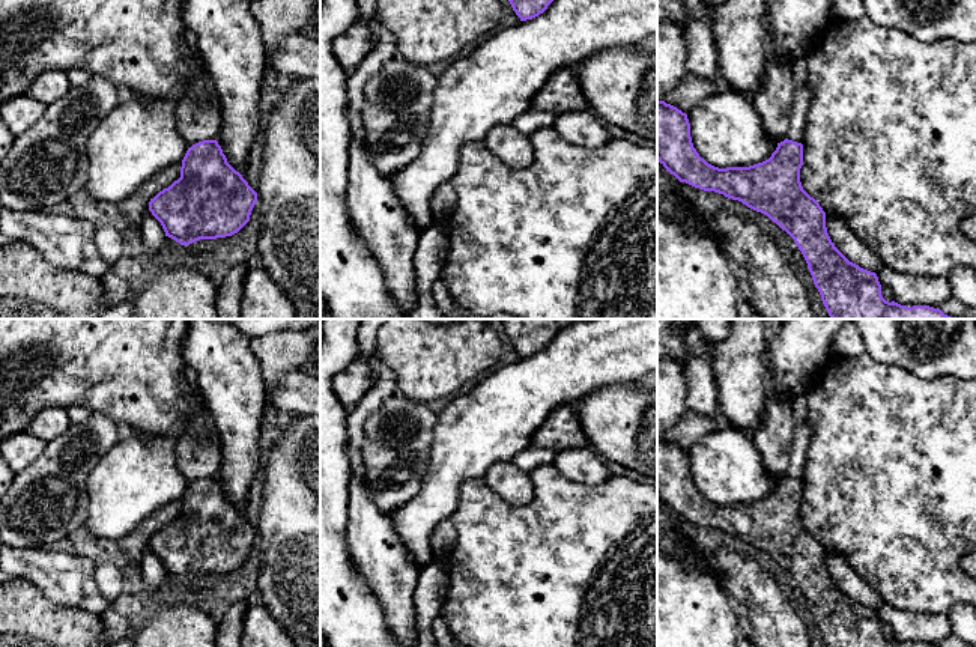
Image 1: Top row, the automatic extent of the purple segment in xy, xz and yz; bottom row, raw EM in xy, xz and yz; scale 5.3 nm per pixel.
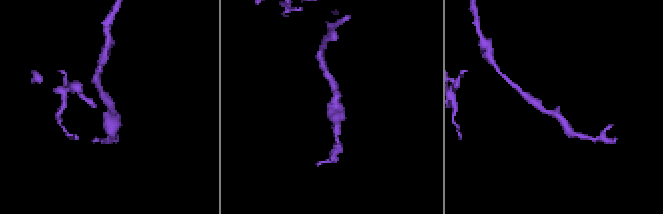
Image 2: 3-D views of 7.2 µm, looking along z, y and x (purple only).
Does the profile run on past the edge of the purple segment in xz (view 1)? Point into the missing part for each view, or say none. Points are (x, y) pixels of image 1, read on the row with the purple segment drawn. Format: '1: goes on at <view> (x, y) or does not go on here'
1: does not go on here

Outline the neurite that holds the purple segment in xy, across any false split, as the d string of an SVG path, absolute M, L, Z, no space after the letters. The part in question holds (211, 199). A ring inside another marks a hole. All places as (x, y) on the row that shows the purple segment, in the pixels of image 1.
M217 140L188 147L180 178L149 202L165 236L180 245L238 233L248 221L257 193L236 172Z

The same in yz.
M657 101L657 161L680 182L704 191L714 191L738 200L747 208L767 215L785 230L802 251L814 284L832 319L962 319L950 317L929 305L901 305L881 295L875 272L850 262L832 242L826 227L826 212L802 187L803 144L785 138L771 156L749 167L719 169L708 164L693 147L687 114L677 107Z

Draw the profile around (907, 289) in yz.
M883 265L877 272L878 281L887 286L895 302L907 307L940 305L952 296L949 277L926 277L896 272Z

